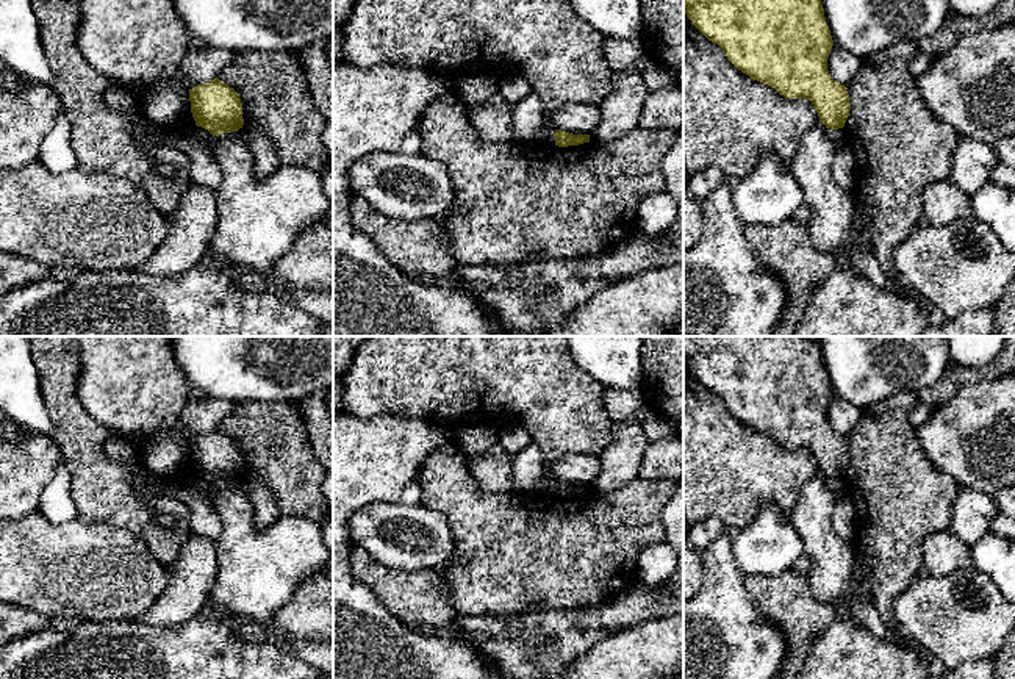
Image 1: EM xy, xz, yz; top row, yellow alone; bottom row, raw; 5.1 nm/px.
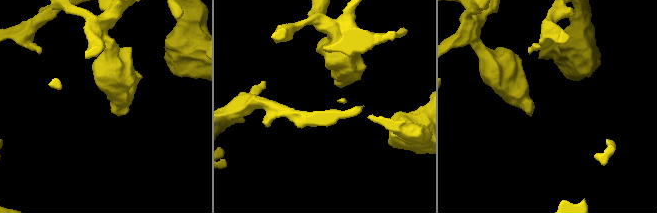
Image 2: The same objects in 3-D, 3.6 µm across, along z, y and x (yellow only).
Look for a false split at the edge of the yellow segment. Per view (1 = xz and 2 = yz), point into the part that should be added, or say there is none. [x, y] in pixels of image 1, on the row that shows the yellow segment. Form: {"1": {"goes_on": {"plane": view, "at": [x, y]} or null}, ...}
{"1": {"goes_on": null}, "2": {"goes_on": null}}

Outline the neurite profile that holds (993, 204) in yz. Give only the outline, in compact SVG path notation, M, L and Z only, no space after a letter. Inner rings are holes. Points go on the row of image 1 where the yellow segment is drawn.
M987 181L970 196L973 216L985 222L1006 250L1015 253L1015 191Z

